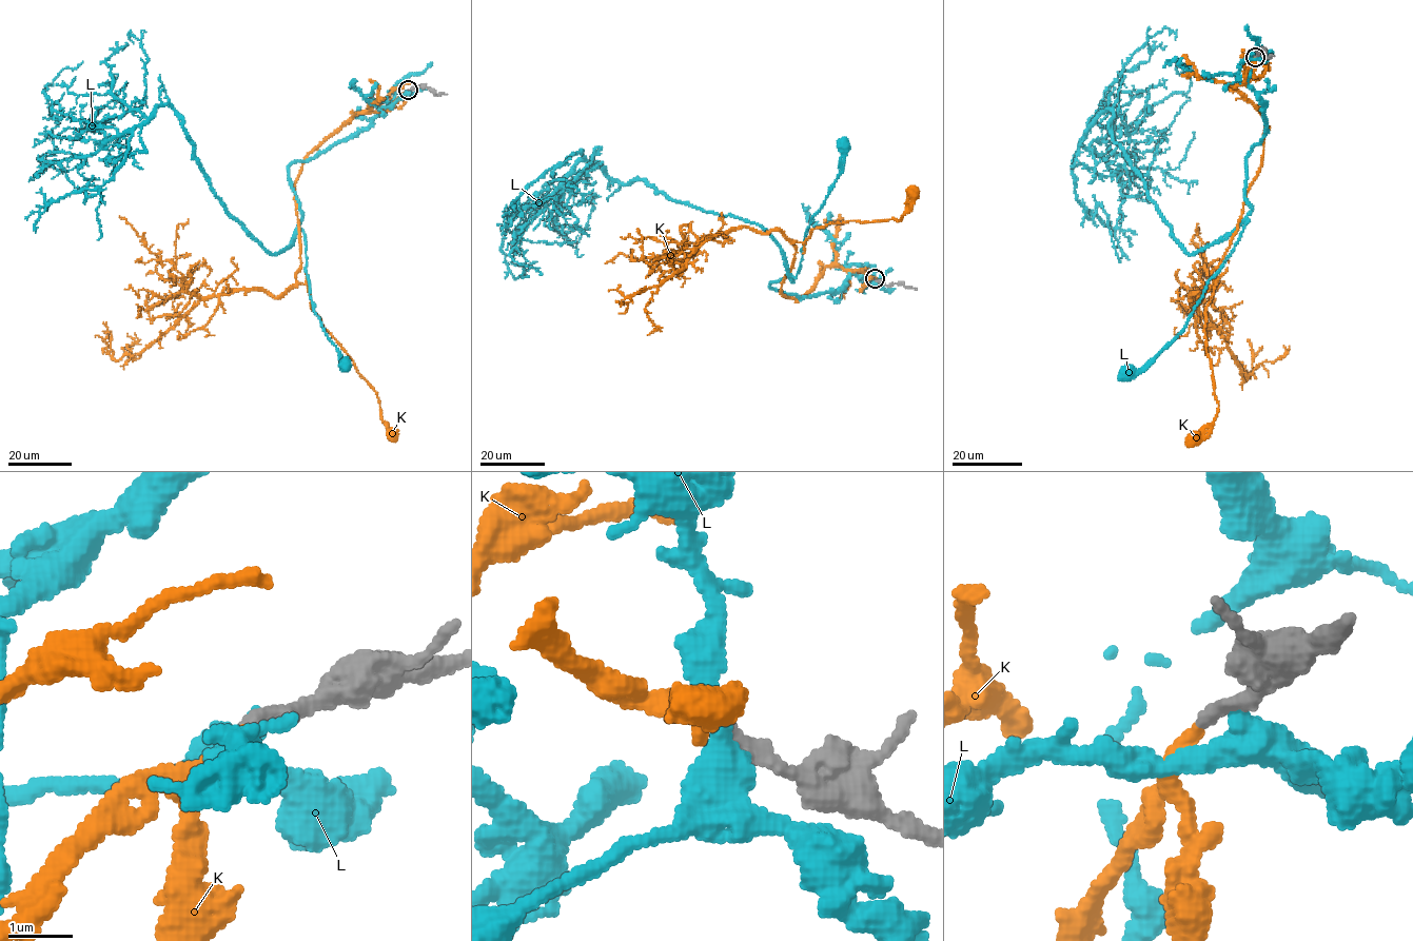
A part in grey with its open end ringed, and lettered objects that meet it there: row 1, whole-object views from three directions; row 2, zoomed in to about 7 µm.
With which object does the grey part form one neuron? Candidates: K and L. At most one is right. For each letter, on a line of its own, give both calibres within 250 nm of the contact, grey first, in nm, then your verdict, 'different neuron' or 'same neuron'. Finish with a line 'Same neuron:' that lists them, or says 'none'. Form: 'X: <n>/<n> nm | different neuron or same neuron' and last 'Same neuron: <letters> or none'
K: 200/200 nm | same neuron
L: 260/360 nm | different neuron
Same neuron: K

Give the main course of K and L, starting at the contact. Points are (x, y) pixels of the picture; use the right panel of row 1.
K: (1255, 56), (1234, 87), (1266, 121), (1261, 164), (1212, 271), (1204, 328), (1217, 413), (1192, 439)
L: (1256, 56), (1237, 78), (1264, 105), (1263, 136), (1245, 158), (1248, 220), (1185, 327), (1126, 373)

